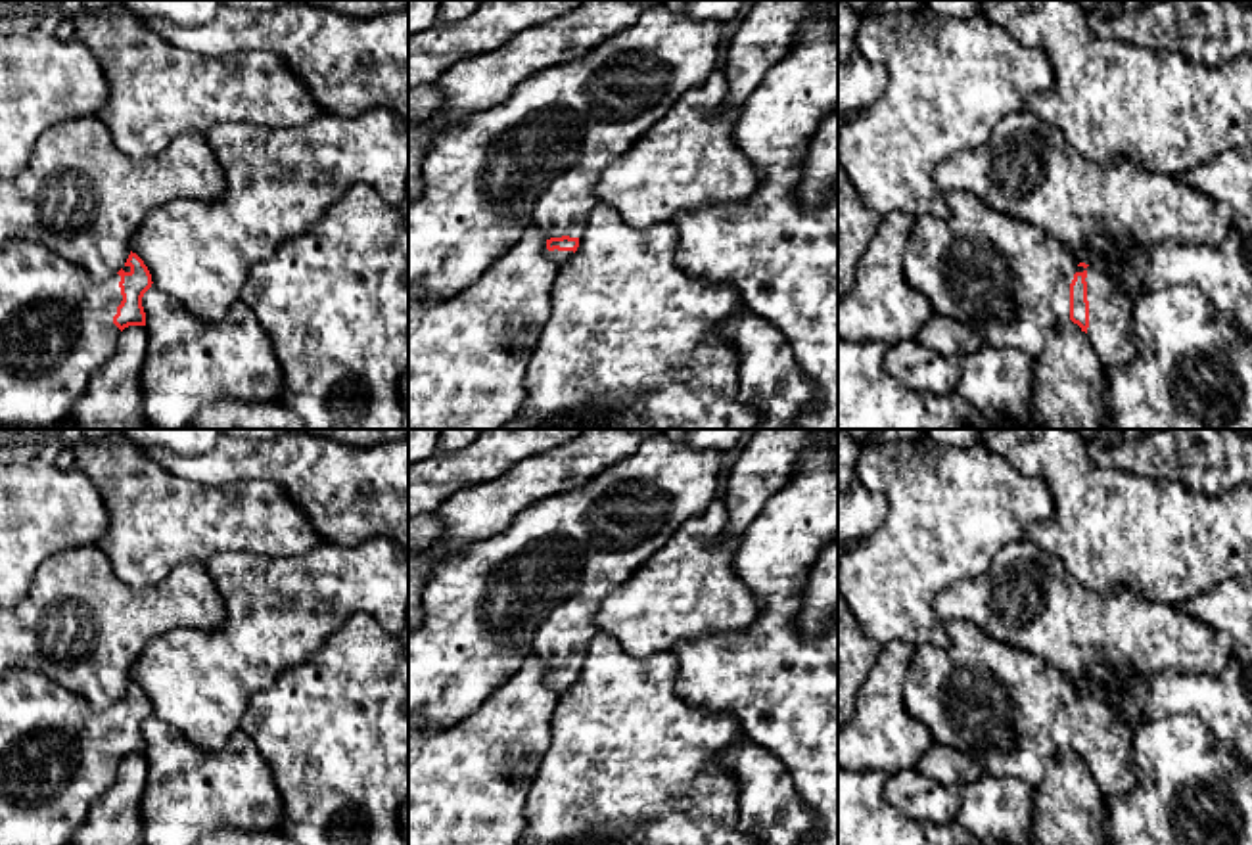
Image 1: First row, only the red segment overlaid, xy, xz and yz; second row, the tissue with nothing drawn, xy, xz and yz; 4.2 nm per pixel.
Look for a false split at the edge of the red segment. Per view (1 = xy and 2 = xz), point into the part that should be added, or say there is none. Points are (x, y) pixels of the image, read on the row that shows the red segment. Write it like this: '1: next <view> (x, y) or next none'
1: next xy (56, 326)
2: next xz (533, 159)

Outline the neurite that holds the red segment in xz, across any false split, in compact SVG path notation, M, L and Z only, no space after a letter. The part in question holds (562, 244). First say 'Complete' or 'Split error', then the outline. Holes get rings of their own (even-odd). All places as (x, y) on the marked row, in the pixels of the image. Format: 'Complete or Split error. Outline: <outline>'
Split error. Outline: M665 4L654 6L585 57L539 71L522 80L506 102L443 128L422 157L420 197L408 201L408 284L429 299L449 299L475 282L531 224L545 232L548 259L566 264L598 205L594 186L602 171L721 65L721 34L723 25L717 21L688 17Z

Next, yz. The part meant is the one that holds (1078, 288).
Split error. Outline: M962 190L947 192L947 205L947 217L926 215L916 218L903 259L907 282L928 299L934 314L972 328L989 347L1018 349L1032 358L1039 353L1041 337L1070 318L1087 335L1102 368L1122 368L1133 358L1131 328L1135 305L1102 272L1085 263L1076 264L1062 243L1024 220L989 209L974 194Z

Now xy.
Split error. Outline: M17 238L0 243L0 425L48 427L71 420L90 377L115 354L121 331L146 326L142 297L151 284L132 251L115 276L96 284L40 243Z

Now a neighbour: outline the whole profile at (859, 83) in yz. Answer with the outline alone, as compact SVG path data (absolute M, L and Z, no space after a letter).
M859 54L838 59L838 128L847 115L870 107L880 98L886 79L882 67Z

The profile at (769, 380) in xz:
M742 308L719 326L719 335L740 358L738 397L757 408L759 429L792 429L815 389L798 370L782 333Z

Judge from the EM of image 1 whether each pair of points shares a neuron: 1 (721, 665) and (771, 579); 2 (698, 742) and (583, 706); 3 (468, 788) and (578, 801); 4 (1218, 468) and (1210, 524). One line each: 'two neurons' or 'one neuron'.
1: one neuron
2: one neuron
3: two neurons
4: two neurons

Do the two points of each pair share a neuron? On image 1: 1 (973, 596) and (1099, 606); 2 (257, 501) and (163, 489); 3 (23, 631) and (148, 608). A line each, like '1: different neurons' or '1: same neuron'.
1: same neuron
2: same neuron
3: same neuron

